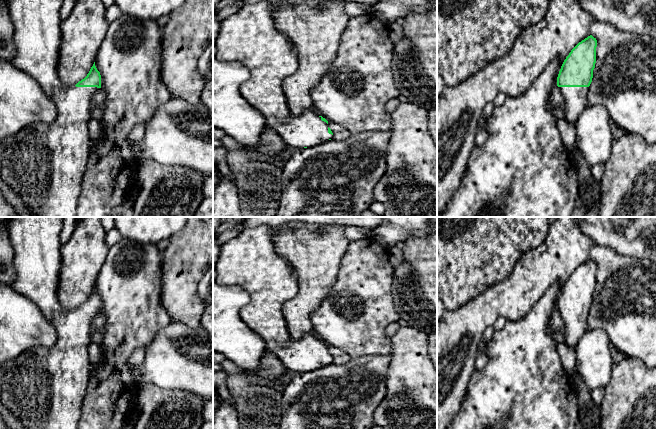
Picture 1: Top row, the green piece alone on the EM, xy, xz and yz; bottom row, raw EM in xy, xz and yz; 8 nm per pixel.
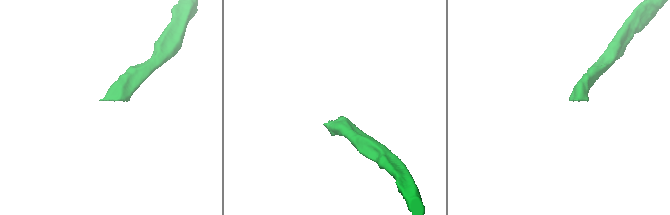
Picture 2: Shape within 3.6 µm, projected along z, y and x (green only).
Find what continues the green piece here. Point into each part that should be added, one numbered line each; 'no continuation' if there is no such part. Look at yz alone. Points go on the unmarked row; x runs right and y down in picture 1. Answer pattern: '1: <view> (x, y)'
1: yz (575, 322)

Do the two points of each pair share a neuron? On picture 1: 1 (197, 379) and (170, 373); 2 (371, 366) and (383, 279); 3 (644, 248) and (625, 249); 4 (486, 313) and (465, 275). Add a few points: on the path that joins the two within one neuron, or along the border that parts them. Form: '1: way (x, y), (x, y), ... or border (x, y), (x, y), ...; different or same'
1: way (190, 373), (177, 373); same
2: border (389, 354), (369, 354), (351, 358); different
3: way (639, 248), (630, 248); same
4: border (497, 282), (457, 308); different

